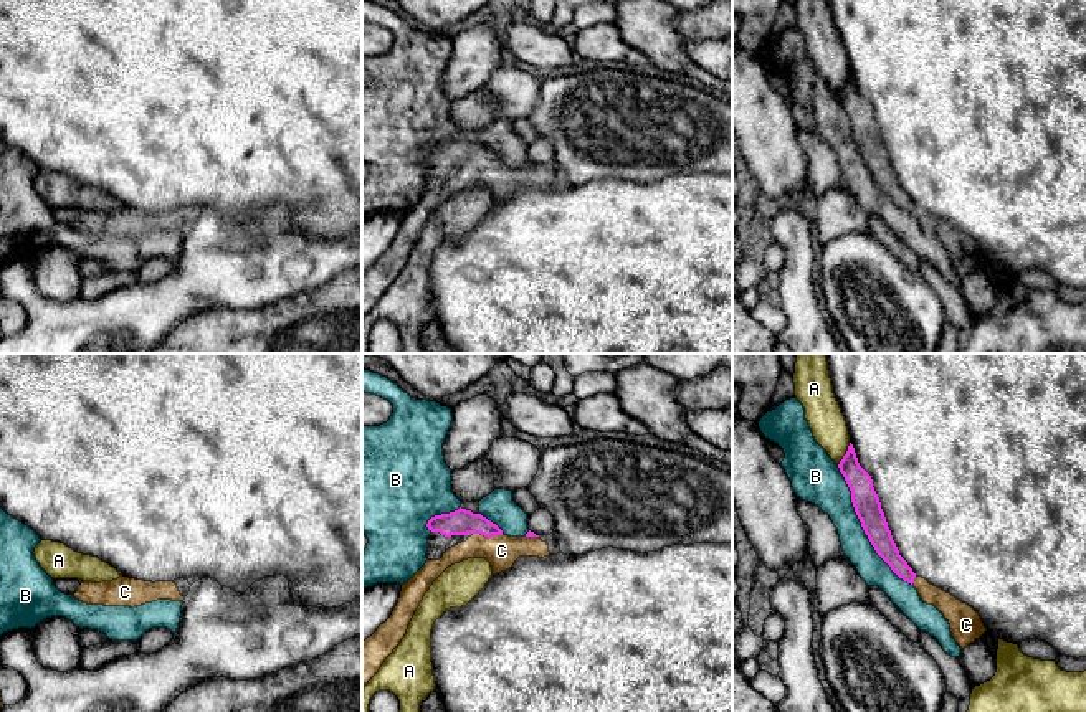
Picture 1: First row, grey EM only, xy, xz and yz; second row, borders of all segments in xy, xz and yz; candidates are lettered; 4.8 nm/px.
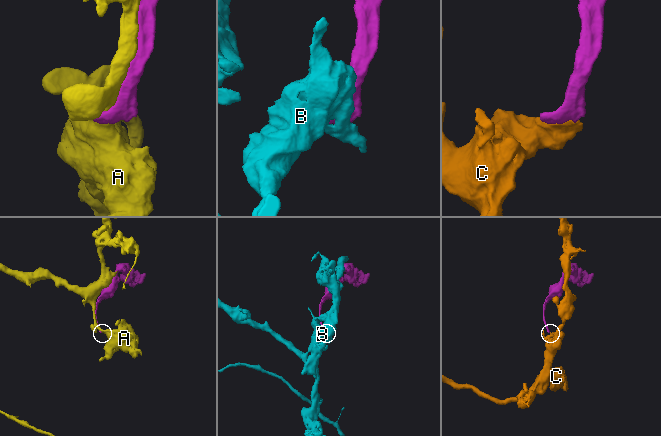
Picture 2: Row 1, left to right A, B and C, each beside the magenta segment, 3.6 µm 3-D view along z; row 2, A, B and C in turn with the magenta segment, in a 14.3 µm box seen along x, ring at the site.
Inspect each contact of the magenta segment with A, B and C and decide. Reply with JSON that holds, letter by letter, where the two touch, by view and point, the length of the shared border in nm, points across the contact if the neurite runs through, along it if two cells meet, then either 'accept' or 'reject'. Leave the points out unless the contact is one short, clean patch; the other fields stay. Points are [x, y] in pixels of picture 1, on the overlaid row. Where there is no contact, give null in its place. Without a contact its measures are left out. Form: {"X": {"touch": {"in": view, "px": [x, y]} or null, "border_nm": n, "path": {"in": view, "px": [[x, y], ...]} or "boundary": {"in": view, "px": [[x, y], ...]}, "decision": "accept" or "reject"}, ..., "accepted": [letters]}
{"A": {"touch": {"in": "yz", "px": [845, 455]}, "border_nm": 130, "decision": "reject"}, "B": {"touch": {"in": "yz", "px": [862, 526]}, "border_nm": 700, "decision": "reject"}, "C": {"touch": {"in": "xz", "px": [488, 536]}, "border_nm": 150, "path": {"in": "xz", "px": [[460, 522], [473, 522], [488, 536], [501, 550]]}, "decision": "accept"}, "accepted": ["C"]}

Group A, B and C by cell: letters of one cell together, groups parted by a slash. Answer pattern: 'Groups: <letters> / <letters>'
Groups: A / B / C

